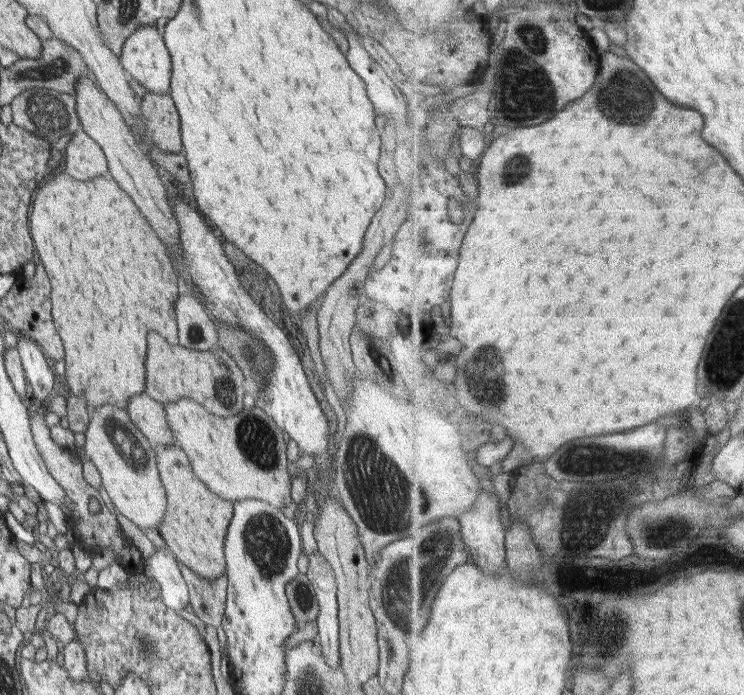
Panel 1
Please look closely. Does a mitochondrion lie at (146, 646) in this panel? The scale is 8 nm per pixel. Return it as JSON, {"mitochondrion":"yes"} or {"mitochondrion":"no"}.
{"mitochondrion":"yes"}

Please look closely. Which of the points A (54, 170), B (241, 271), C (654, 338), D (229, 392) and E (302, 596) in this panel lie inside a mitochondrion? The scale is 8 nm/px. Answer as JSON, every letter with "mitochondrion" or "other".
{"A":"other","B":"other","C":"other","D":"mitochondrion","E":"mitochondrion"}

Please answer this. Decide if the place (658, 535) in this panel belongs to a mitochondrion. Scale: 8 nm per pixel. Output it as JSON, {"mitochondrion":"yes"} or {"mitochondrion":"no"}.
{"mitochondrion":"yes"}

